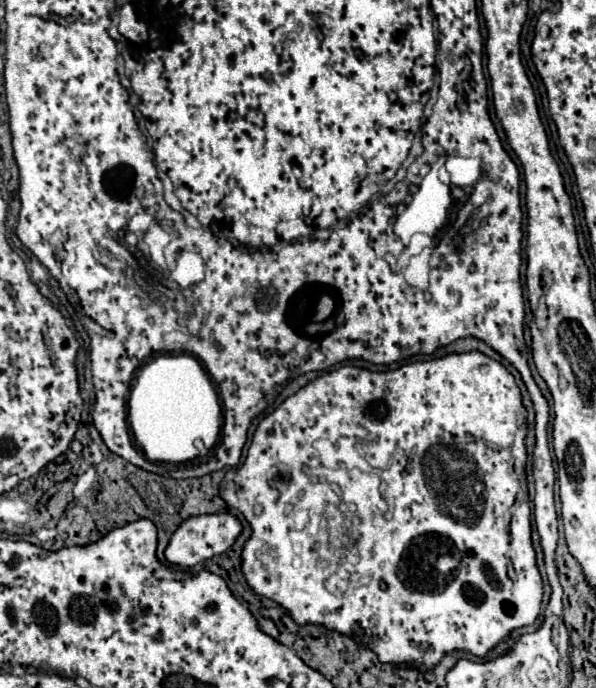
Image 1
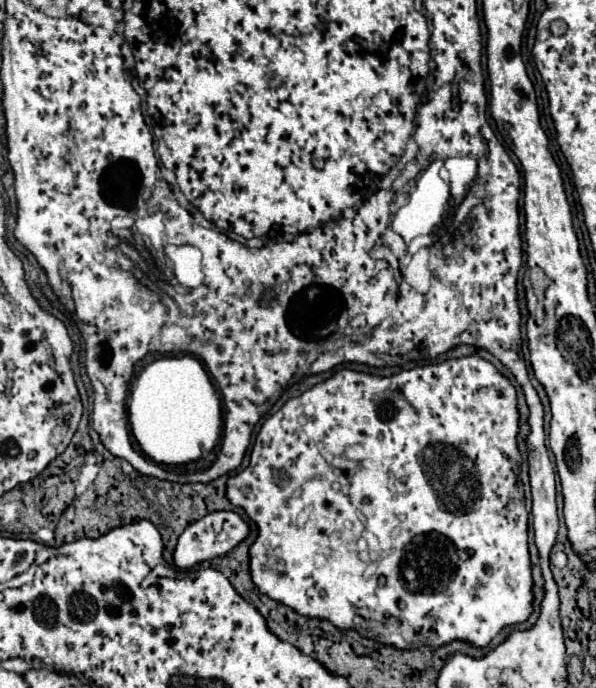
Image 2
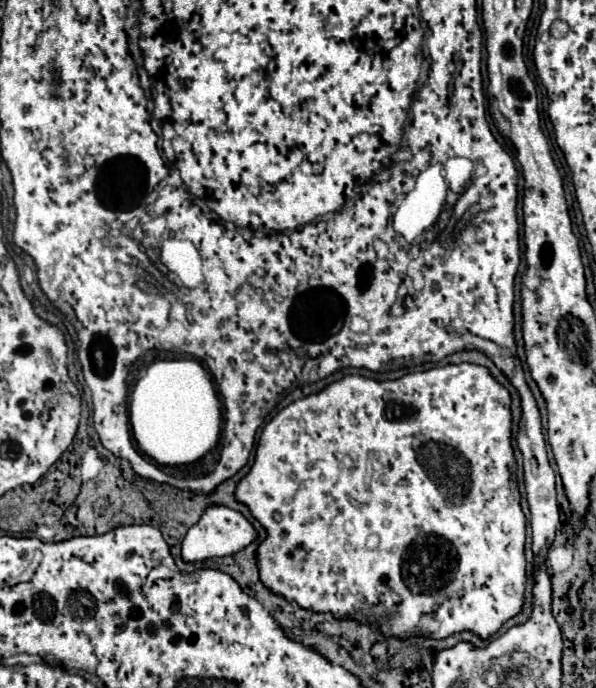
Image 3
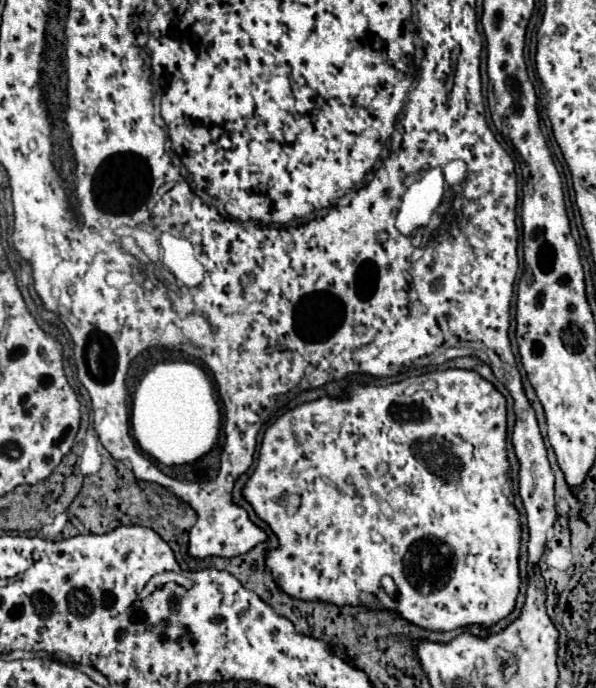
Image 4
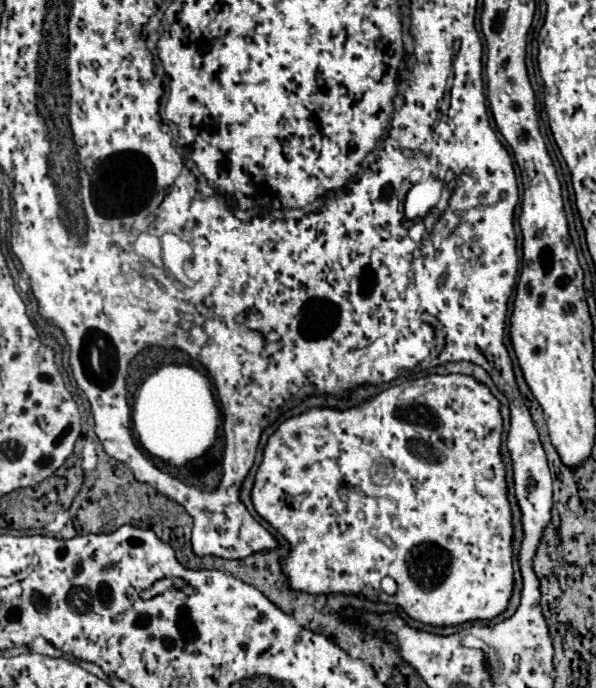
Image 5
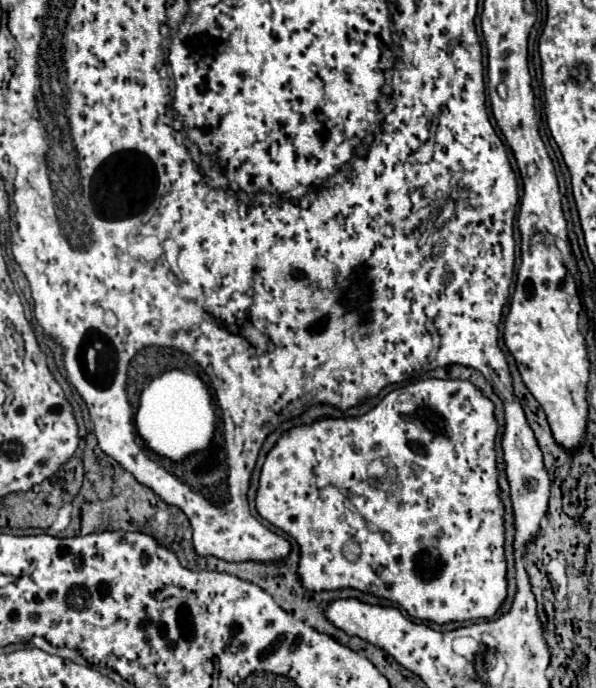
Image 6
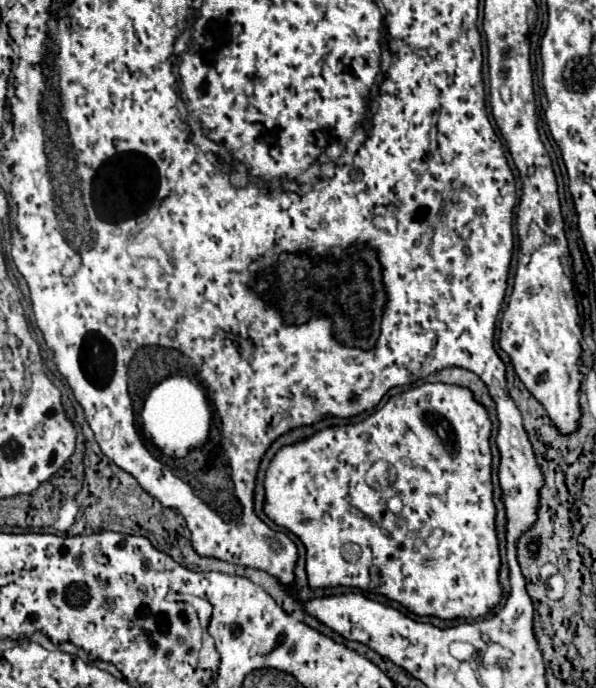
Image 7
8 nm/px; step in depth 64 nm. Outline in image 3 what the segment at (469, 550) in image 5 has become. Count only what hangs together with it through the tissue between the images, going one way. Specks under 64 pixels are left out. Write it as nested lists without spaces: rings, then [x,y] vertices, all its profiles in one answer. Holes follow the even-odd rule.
[[[462,362],[462,364],[446,364],[446,366],[436,366],[436,368],[430,368],[430,370],[424,370],[424,372],[412,372],[412,374],[406,374],[398,380],[386,380],[386,382],[376,382],[372,378],[364,378],[364,376],[356,376],[356,374],[348,374],[332,384],[328,384],[326,388],[322,388],[320,392],[316,394],[310,394],[310,396],[304,396],[300,400],[294,400],[290,406],[282,408],[262,430],[260,434],[260,440],[258,440],[258,446],[256,446],[256,458],[254,458],[254,464],[250,468],[250,472],[236,484],[236,490],[234,490],[234,498],[242,504],[248,506],[250,514],[264,526],[266,530],[266,538],[260,542],[258,550],[256,550],[256,558],[258,558],[258,572],[260,572],[260,582],[274,594],[286,598],[288,602],[296,602],[300,608],[306,608],[306,610],[312,610],[312,612],[330,612],[332,616],[336,618],[346,618],[346,614],[352,618],[352,620],[358,620],[360,624],[380,624],[380,632],[386,636],[386,638],[400,638],[400,640],[408,640],[410,636],[414,638],[420,638],[420,636],[428,636],[428,638],[448,638],[456,632],[474,632],[478,638],[486,640],[488,636],[496,634],[498,628],[518,616],[522,612],[522,606],[524,606],[524,590],[526,590],[526,556],[524,556],[524,542],[526,542],[526,516],[522,512],[522,506],[520,506],[520,490],[518,490],[518,482],[516,482],[516,458],[514,458],[514,450],[512,450],[512,410],[510,410],[510,404],[512,404],[512,398],[510,398],[510,392],[490,374],[490,370],[486,366],[478,366],[478,364],[472,364],[472,362]],[[376,508],[376,522],[382,522],[382,528],[380,524],[376,524],[376,530],[382,530],[382,532],[376,532],[376,534],[382,534],[382,536],[376,536],[376,546],[370,544],[370,536],[374,534],[374,528],[372,528],[372,516],[370,512],[374,512]]]

